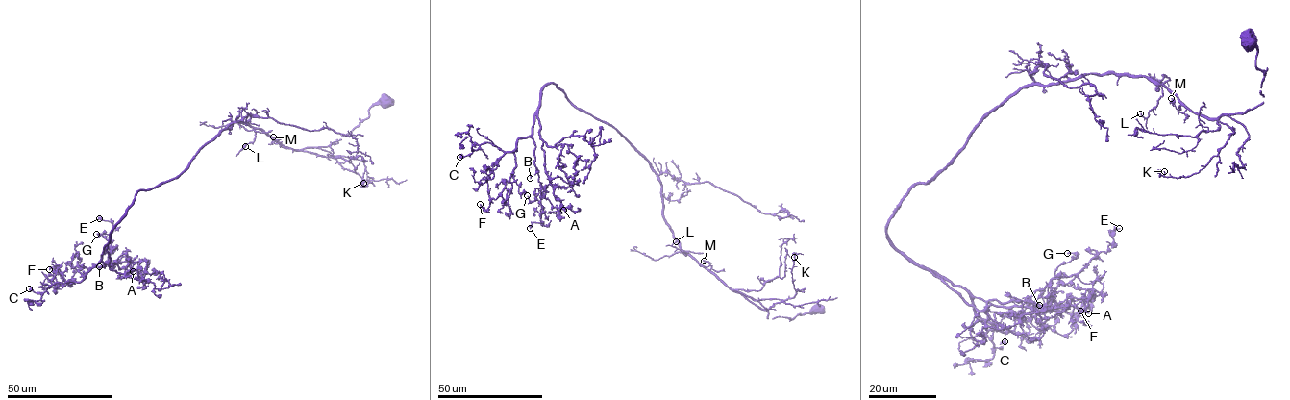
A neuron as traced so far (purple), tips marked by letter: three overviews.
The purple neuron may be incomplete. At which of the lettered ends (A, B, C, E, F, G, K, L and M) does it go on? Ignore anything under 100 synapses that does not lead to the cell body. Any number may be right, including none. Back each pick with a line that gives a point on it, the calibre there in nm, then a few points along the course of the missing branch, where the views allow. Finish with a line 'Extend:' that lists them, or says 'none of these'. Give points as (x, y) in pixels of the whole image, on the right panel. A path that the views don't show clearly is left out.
B: (1039, 305) | 280 nm | (1039, 305), (1097, 286), (1113, 265), (1117, 238), (1128, 237), (1135, 248)
Extend: B

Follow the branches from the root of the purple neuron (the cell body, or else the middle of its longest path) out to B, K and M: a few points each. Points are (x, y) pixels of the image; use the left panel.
B: (385, 100), (326, 146), (292, 149), (232, 121), (178, 176), (136, 193), (99, 266)
K: (385, 100), (373, 105), (369, 116), (336, 143), (303, 150), (361, 160), (365, 167), (363, 183)
M: (385, 100), (373, 105), (369, 116), (337, 139), (336, 143), (291, 149), (280, 145), (273, 137)

